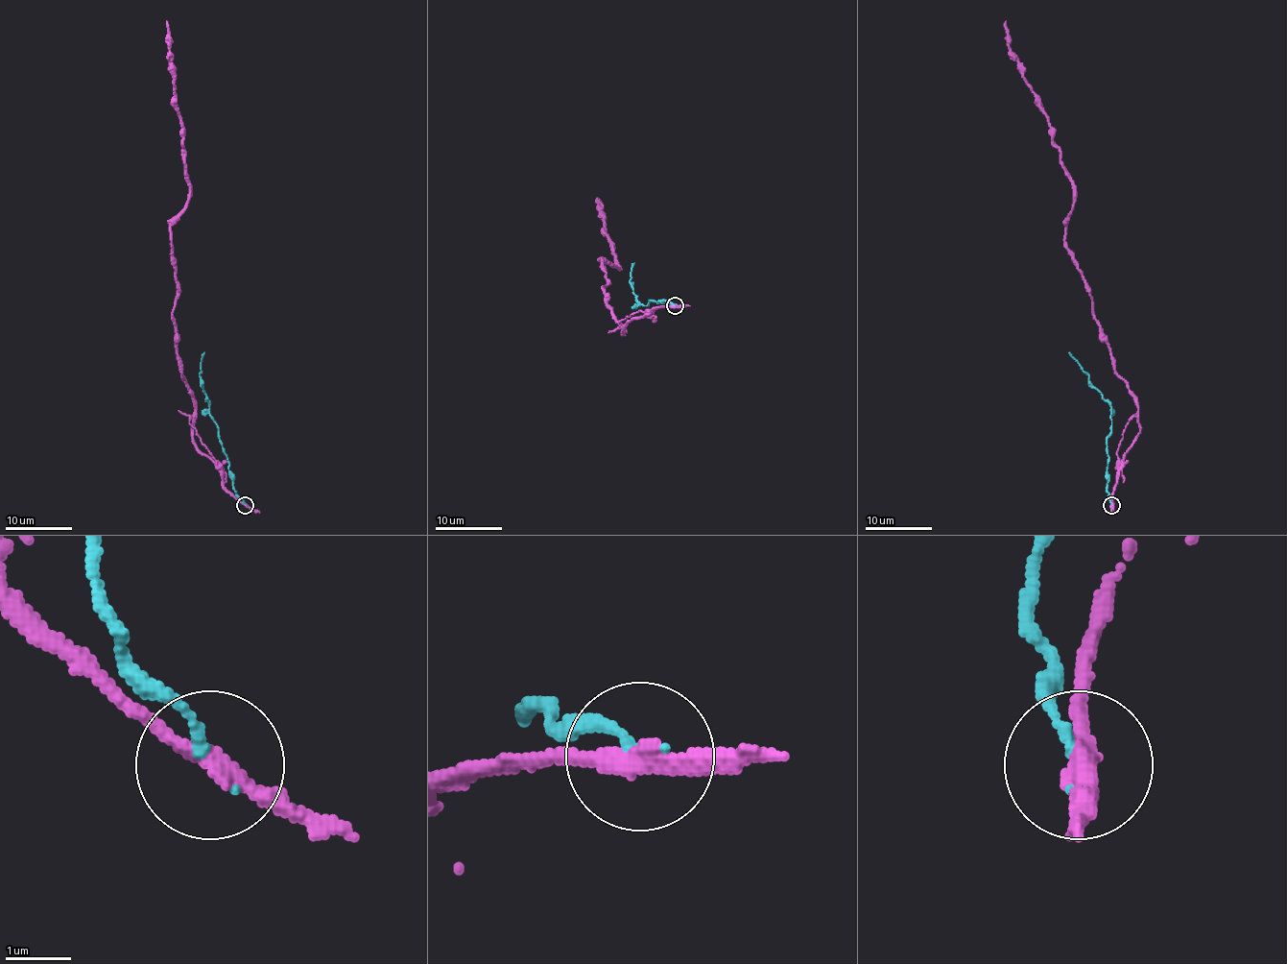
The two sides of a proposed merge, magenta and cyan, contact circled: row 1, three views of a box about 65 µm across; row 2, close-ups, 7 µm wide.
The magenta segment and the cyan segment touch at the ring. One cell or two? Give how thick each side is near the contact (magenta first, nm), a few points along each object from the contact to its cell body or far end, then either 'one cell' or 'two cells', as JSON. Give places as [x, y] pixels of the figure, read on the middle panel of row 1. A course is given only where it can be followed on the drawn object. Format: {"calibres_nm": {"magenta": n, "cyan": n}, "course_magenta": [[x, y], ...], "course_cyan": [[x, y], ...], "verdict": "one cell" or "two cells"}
{"calibres_nm": {"magenta": 280, "cyan": 130}, "course_magenta": [[675, 306], [634, 316], [623, 328], [623, 333], [603, 289], [607, 282], [601, 259], [619, 267], [596, 200]], "course_cyan": [[675, 304], [665, 301], [650, 301], [646, 306], [639, 304], [630, 282], [631, 266], [634, 262]], "verdict": "two cells"}

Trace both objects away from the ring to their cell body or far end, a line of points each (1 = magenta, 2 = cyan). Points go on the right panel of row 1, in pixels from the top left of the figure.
1: (1112, 505), (1117, 468), (1139, 431), (1137, 399), (1117, 373), (1066, 246), (1073, 180), (1010, 47), (1006, 20)
2: (1110, 503), (1107, 492), (1110, 404), (1068, 351)

